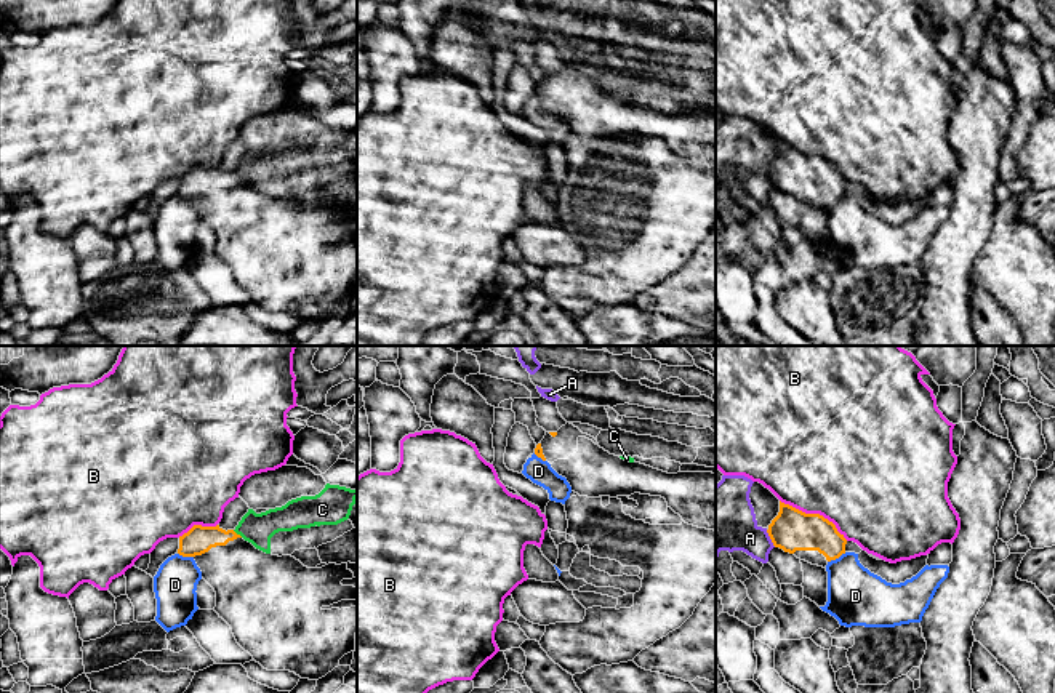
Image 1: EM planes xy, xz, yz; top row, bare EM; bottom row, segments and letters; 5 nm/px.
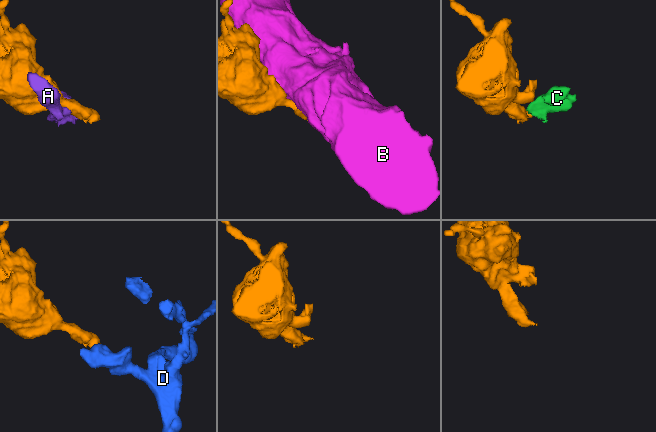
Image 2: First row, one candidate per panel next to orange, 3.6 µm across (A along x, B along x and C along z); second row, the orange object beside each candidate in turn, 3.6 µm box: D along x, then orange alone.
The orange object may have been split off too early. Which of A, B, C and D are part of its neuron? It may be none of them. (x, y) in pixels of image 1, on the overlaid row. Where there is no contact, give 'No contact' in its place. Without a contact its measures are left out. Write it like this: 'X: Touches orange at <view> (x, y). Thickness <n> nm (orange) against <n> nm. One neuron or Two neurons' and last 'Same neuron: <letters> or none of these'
A: Touches orange at yz (770, 538). Thickness 220 nm (orange) against 300 nm. Two neurons
B: Touches orange at yz (815, 514). Thickness 220 nm (orange) against 500 nm. Two neurons
C: Touches orange at xy (236, 533). Thickness 140 nm (orange) against 160 nm. Two neurons
D: Touches orange at yz (836, 557). Thickness 200 nm (orange) against 280 nm. Two neurons
Same neuron: none of these

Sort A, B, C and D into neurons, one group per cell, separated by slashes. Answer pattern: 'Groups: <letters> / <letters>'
Groups: A C / B / D

